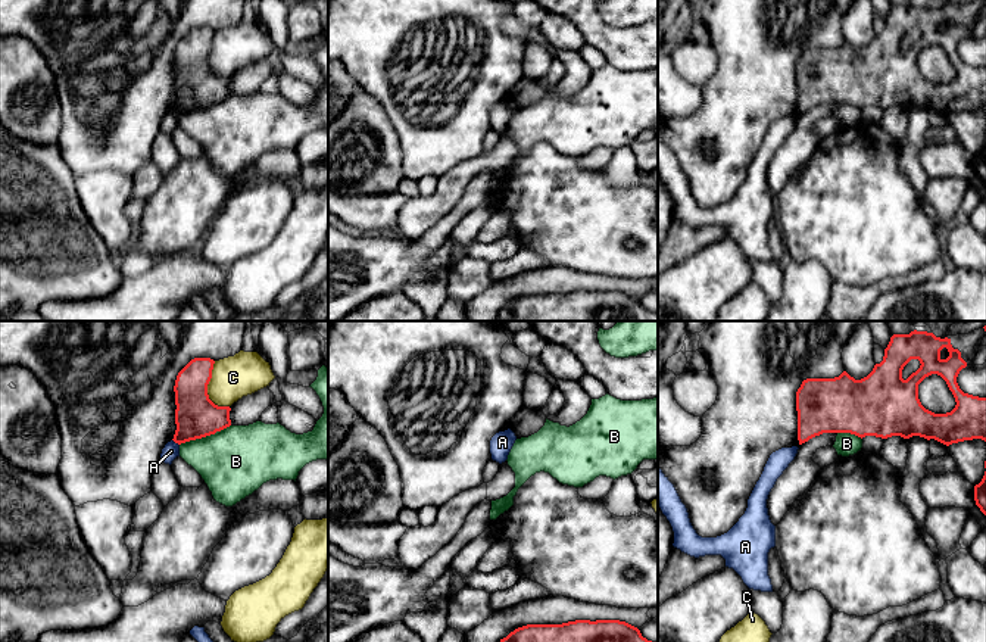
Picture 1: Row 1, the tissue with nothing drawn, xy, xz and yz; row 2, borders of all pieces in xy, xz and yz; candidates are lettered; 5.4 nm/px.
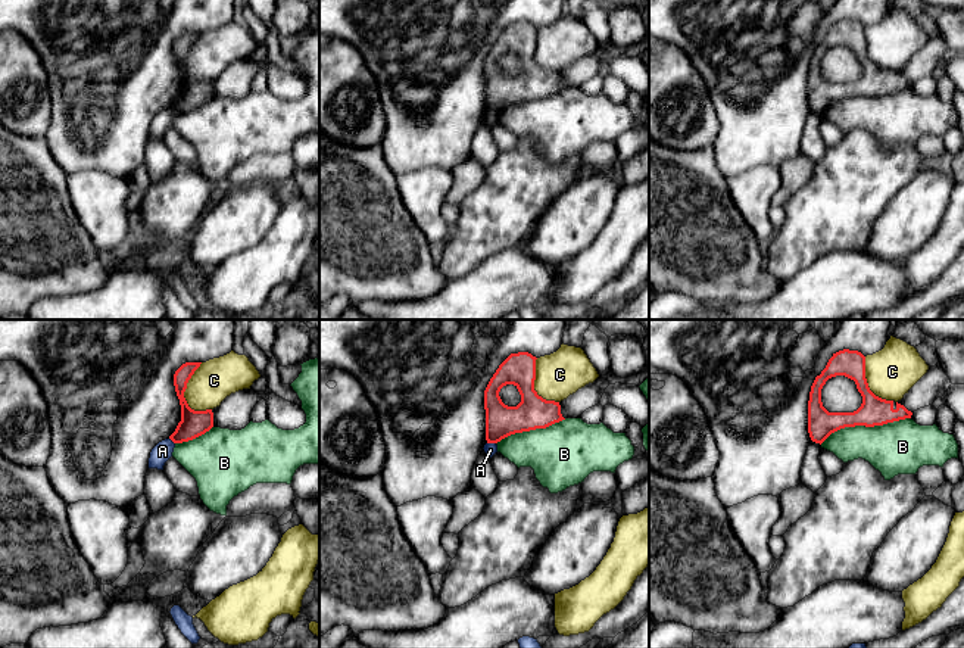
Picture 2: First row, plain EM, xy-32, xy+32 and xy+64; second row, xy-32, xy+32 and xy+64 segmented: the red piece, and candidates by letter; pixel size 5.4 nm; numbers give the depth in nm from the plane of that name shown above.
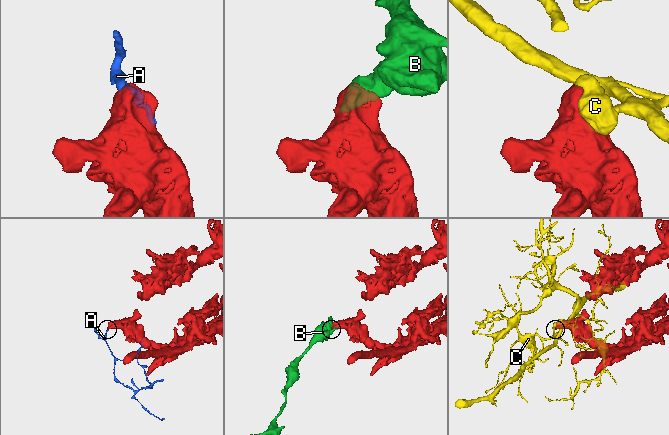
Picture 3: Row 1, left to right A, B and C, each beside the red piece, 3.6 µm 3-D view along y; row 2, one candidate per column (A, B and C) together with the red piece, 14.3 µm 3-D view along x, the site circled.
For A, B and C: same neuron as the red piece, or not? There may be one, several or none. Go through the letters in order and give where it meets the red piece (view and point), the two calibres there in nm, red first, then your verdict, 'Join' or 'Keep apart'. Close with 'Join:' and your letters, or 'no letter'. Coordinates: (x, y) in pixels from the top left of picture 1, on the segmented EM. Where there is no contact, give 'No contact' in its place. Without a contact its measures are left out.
A: Touches red at xy (175, 442). Thickness 240 nm (red) against 90 nm. Keep apart
B: Touches red at xy (205, 436). Thickness 240 nm (red) against 380 nm. Keep apart
C: Touches red at xy (206, 389). Thickness 240 nm (red) against 240 nm. Keep apart
Join: no letter

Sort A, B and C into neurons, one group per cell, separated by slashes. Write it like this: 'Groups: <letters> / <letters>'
Groups: A / B / C

